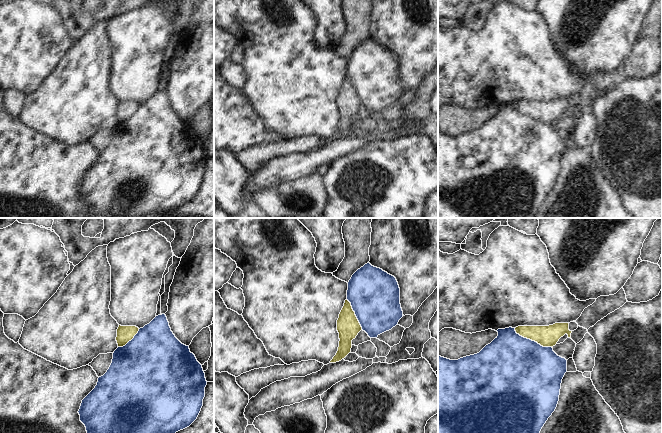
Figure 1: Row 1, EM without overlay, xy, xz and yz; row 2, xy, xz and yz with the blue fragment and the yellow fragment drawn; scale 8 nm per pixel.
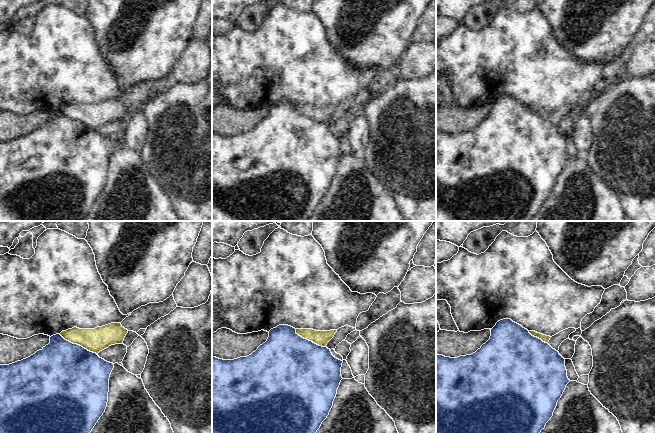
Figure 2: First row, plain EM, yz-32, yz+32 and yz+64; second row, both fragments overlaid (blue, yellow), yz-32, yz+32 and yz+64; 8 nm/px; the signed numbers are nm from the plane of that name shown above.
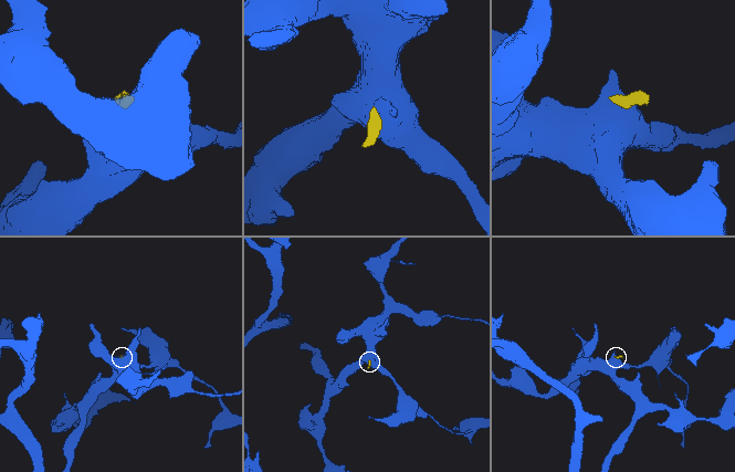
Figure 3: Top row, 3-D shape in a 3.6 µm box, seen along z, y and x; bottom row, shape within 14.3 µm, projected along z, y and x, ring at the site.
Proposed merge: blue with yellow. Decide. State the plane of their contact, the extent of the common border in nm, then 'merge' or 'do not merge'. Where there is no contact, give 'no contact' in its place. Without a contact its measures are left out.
contact in yz; length 360 nm; do not merge

